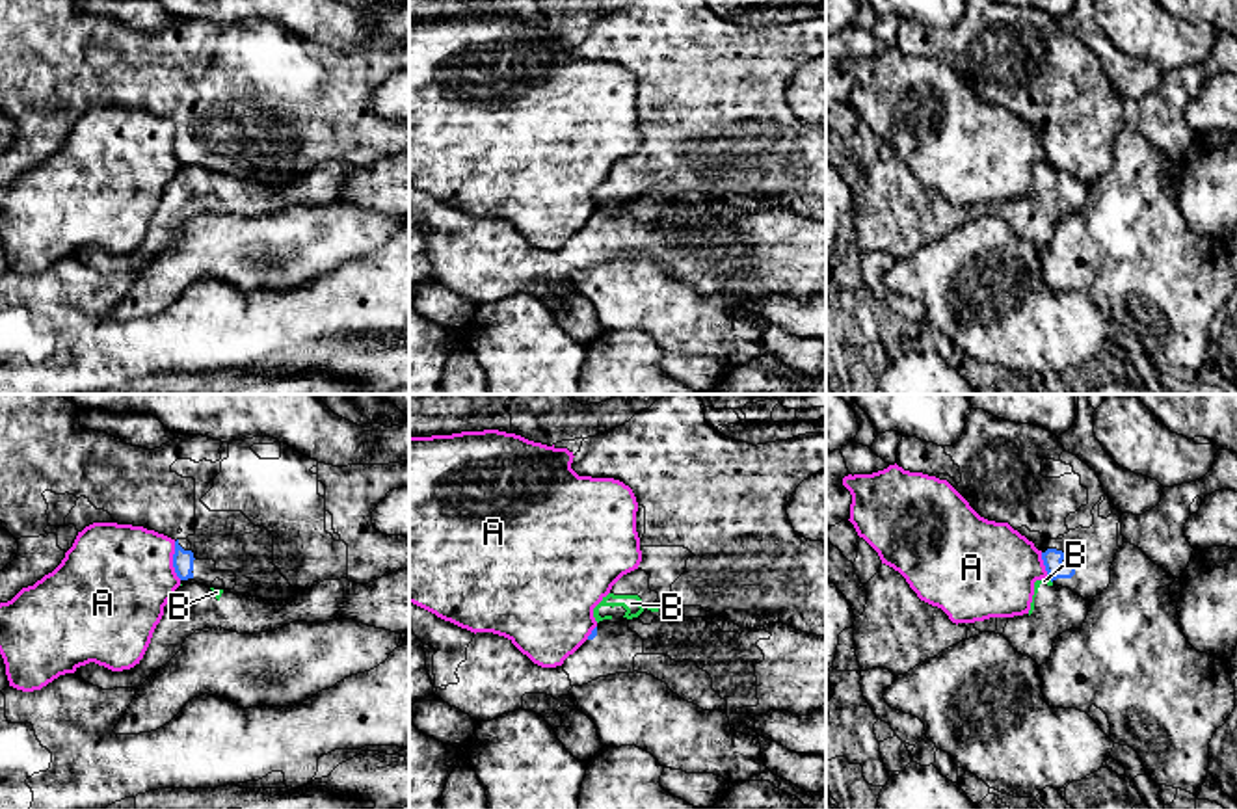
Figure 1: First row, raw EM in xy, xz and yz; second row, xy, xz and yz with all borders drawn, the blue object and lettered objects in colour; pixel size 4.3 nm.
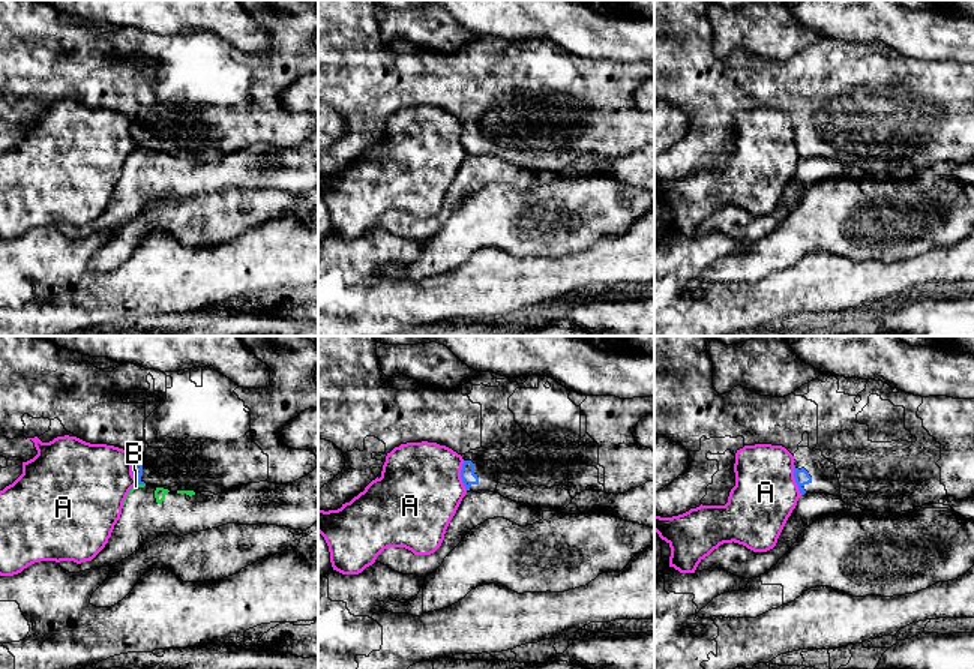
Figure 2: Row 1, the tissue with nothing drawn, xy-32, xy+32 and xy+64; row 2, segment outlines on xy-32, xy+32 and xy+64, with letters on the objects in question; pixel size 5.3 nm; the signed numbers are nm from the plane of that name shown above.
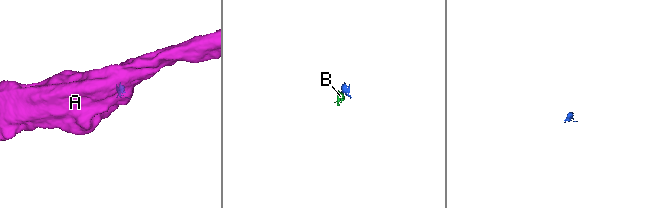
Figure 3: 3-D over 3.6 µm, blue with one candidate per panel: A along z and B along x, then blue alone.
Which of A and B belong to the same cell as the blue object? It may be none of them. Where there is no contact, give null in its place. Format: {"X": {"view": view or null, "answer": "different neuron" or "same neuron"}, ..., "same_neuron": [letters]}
{"A": {"view": "xy", "answer": "different neuron"}, "B": {"view": "yz", "answer": "different neuron"}, "same_neuron": []}

